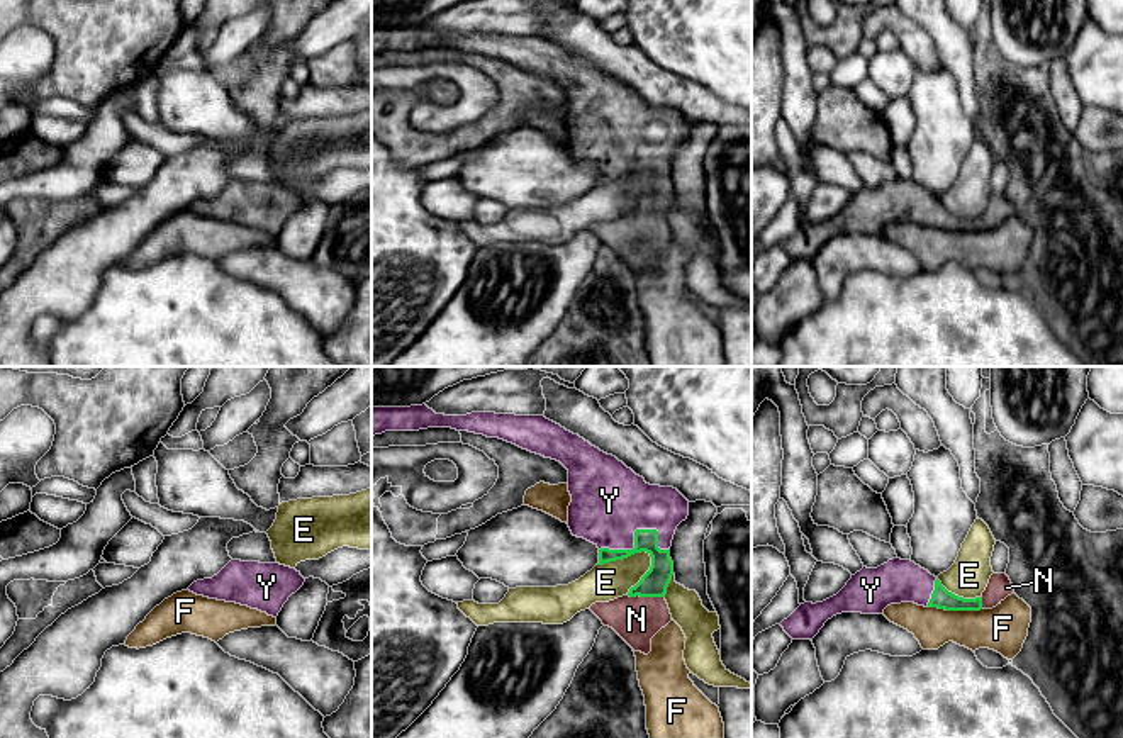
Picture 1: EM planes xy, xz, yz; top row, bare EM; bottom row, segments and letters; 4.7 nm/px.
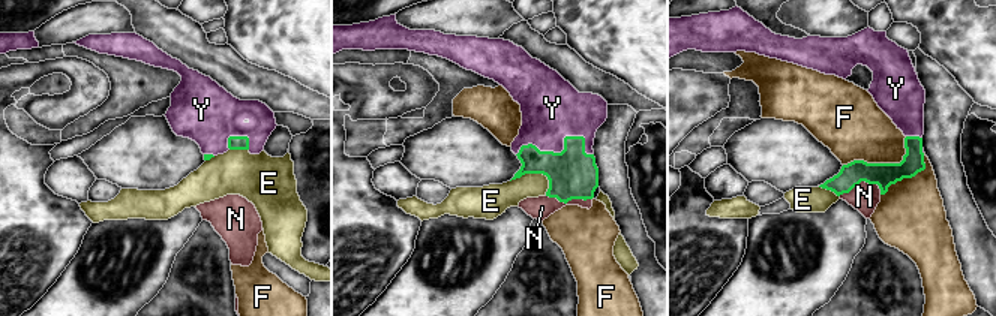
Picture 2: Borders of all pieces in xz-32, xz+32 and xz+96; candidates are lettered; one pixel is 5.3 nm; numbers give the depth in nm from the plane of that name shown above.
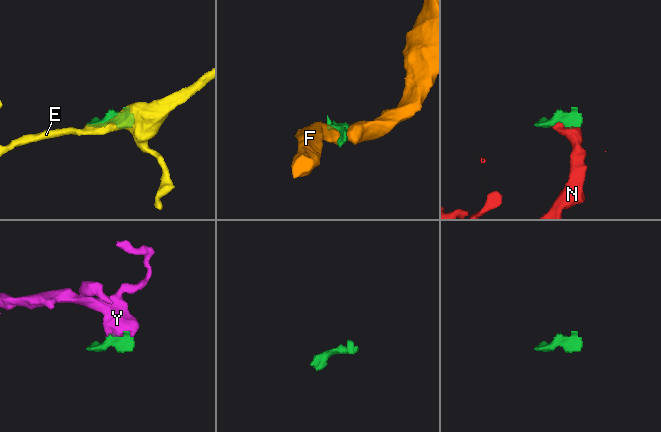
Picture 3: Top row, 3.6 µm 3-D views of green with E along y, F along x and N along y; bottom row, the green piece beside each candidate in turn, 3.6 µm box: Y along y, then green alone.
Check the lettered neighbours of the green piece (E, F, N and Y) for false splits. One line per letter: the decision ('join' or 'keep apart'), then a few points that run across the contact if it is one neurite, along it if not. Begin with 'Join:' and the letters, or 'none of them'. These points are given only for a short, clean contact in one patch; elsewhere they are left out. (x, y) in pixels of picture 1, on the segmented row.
Join: N, Y
E: keep apart
F: keep apart
N: join
Y: join | xz (655, 581), (657, 553), (635, 533), (609, 501)

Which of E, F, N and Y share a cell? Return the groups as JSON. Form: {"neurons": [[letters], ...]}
{"neurons": [["E"], ["F"], ["N", "Y"]]}

